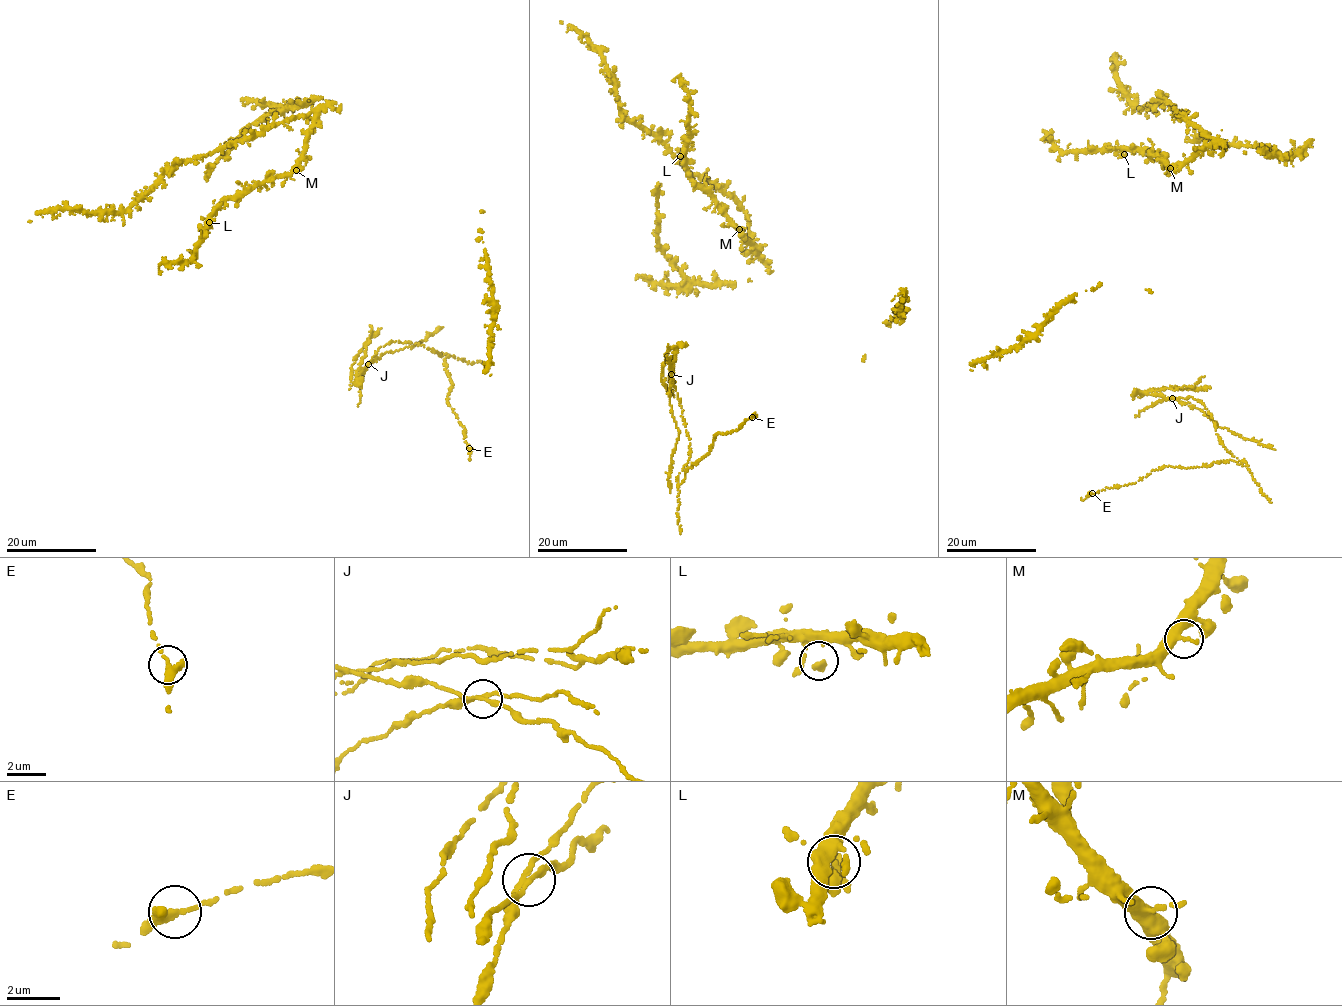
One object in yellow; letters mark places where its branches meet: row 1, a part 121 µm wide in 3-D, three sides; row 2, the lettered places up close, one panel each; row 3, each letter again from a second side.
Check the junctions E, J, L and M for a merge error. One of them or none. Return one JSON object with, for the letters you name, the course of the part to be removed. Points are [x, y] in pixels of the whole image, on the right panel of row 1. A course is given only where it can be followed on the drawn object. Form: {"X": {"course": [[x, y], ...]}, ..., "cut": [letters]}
{"J": {"course": [[1172, 399], [1202, 411], [1219, 427], [1275, 450]]}, "cut": ["J"]}

